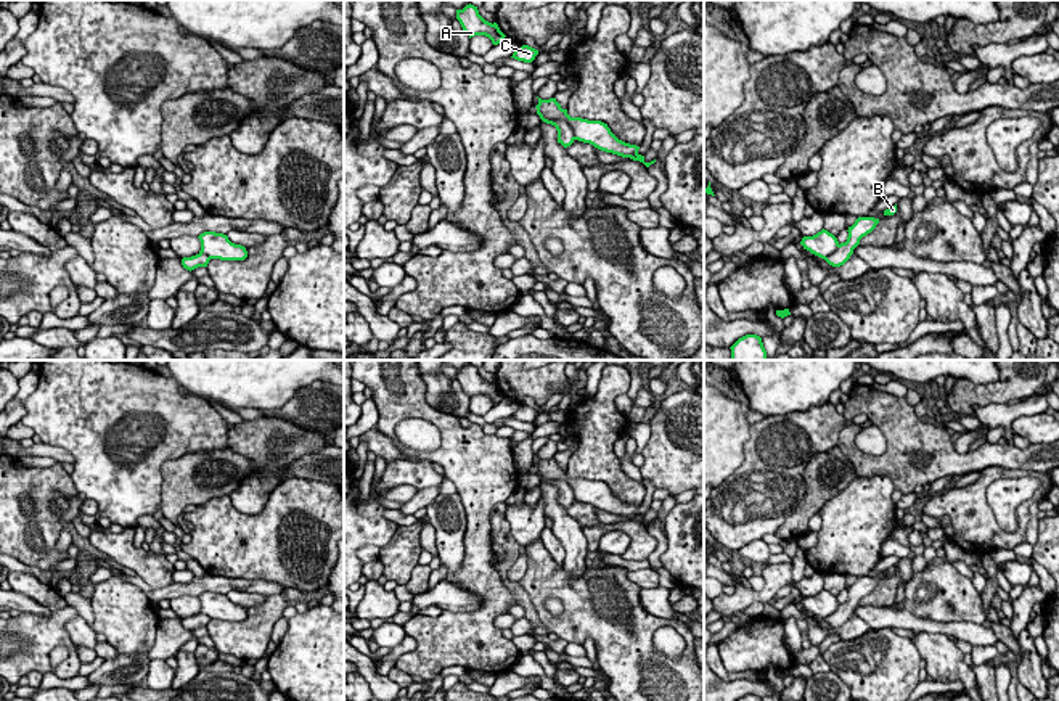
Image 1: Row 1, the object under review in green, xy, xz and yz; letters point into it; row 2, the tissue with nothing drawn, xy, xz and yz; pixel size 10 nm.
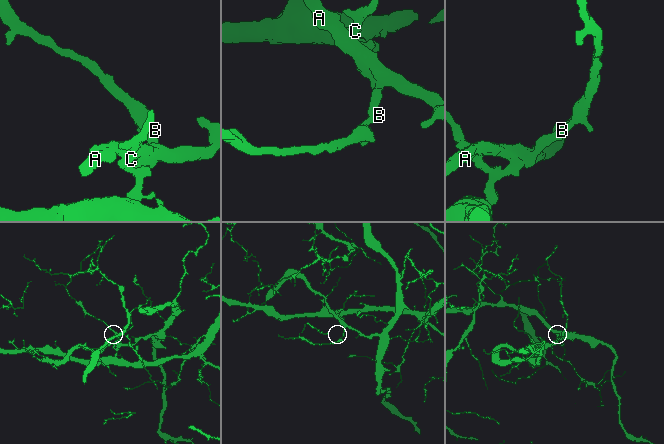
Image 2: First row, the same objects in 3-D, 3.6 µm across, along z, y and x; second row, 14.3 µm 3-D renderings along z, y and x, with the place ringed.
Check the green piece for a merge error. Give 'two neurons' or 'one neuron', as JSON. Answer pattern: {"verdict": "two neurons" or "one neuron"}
{"verdict": "two neurons"}

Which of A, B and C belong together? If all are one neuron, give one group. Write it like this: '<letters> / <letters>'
A / B C

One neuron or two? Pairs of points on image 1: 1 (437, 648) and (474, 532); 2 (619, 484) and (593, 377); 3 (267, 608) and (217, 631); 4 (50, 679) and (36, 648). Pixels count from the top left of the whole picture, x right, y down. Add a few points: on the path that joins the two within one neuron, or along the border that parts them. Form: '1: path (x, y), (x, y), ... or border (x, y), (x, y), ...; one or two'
1: path (468, 627), (487, 608), (487, 584), (478, 563); one
2: border (601, 377), (596, 391), (585, 396); two
3: path (254, 621), (245, 631), (230, 631); one
4: border (42, 674), (77, 676); two

